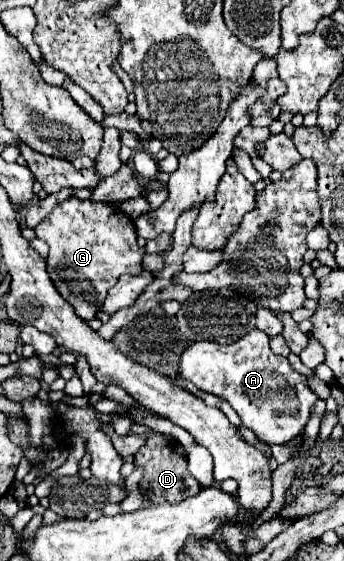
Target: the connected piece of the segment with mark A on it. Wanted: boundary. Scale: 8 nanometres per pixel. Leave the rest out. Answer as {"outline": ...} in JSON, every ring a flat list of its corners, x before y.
{"outline":[[256,328,232,344,192,342,182,354,182,378,196,384,204,392,210,392,210,394,230,402,230,406,238,412,240,420,244,422,244,426,250,428,258,436,260,442,270,444,270,446,286,444,294,436,298,436,310,418,310,406,318,400,318,396,308,386,308,378,298,374,290,366,288,358,276,356,270,350,270,338]]}

